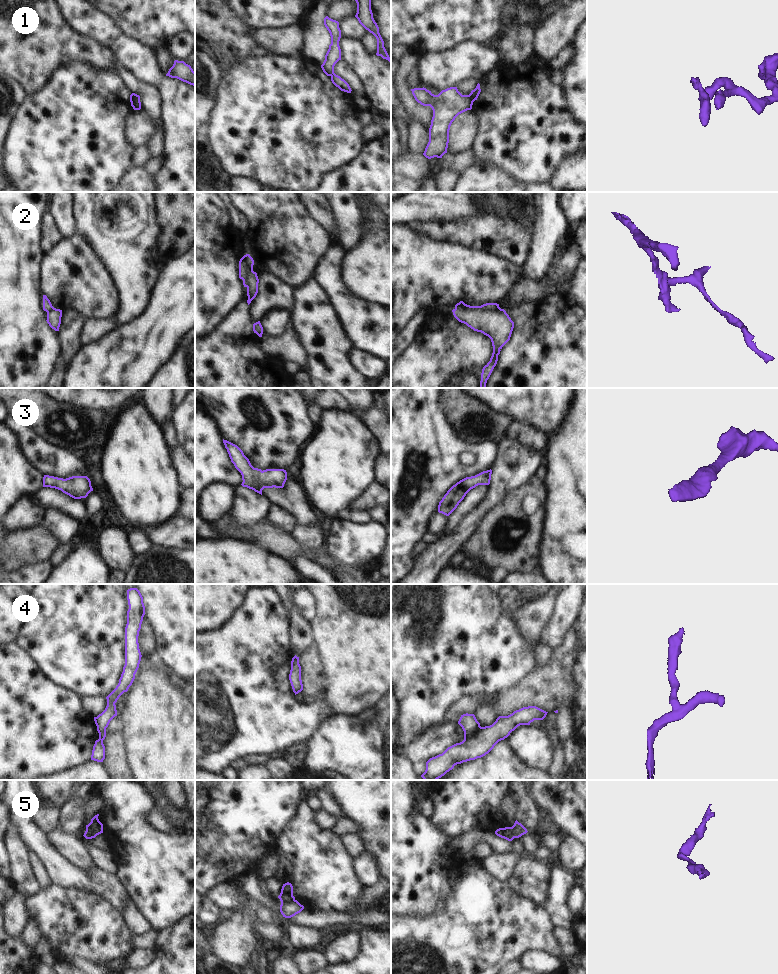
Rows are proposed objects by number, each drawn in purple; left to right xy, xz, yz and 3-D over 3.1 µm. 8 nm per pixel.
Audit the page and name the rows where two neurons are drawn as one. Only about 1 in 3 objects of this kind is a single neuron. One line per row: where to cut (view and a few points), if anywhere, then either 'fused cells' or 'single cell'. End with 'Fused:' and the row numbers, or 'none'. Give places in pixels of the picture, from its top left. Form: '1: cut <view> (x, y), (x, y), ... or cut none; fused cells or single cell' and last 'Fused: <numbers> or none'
1: cut yz (468, 95), (472, 102); fused cells
2: cut yz (499, 307), (495, 309), (457, 307), (455, 309); fused cells
3: cut none; single cell
4: cut yz (481, 727), (470, 738), (464, 740); fused cells
5: cut xz (294, 899), (288, 902), (281, 902); fused cells
Fused: 1, 2, 4, 5

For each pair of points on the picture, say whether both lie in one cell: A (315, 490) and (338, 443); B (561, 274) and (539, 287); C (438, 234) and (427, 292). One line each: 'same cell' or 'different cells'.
A: same cell
B: different cells
C: different cells

